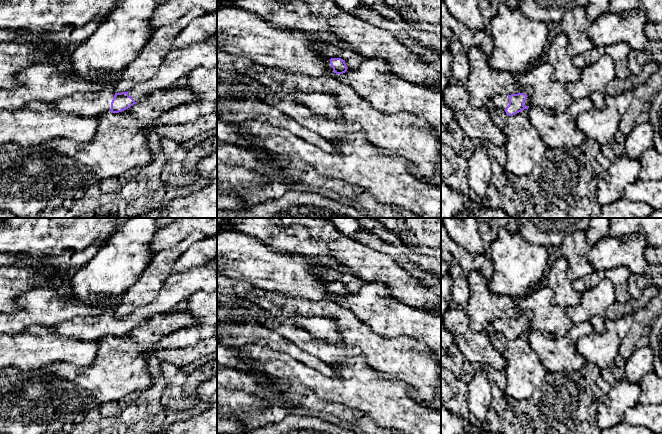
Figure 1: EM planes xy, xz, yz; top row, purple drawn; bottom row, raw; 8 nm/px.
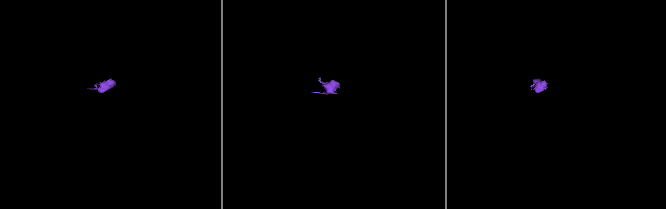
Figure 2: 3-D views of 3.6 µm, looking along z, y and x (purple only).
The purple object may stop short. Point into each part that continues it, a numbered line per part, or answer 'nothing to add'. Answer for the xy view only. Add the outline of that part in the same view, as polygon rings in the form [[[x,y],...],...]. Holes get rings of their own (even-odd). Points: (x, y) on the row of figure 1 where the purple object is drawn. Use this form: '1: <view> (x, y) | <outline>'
1: xy (178, 63) | [[[202,41],[172,49],[163,60],[156,74],[145,82],[138,83],[128,95],[140,102],[157,90],[175,87],[198,67],[213,68],[217,65],[217,42]]]
2: xy (90, 104) | [[[109,84],[101,91],[76,93],[50,104],[61,111],[92,117],[109,113],[114,95],[114,85]]]

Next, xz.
1: xz (243, 33) | [[[217,5],[217,48],[227,53],[243,55],[268,67],[311,77],[334,77],[330,59],[315,52],[320,39],[314,31],[282,30],[266,22],[259,14],[250,13],[234,6]]]

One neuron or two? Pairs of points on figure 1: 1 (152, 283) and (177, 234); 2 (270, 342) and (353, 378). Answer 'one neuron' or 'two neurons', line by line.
1: two neurons
2: two neurons

